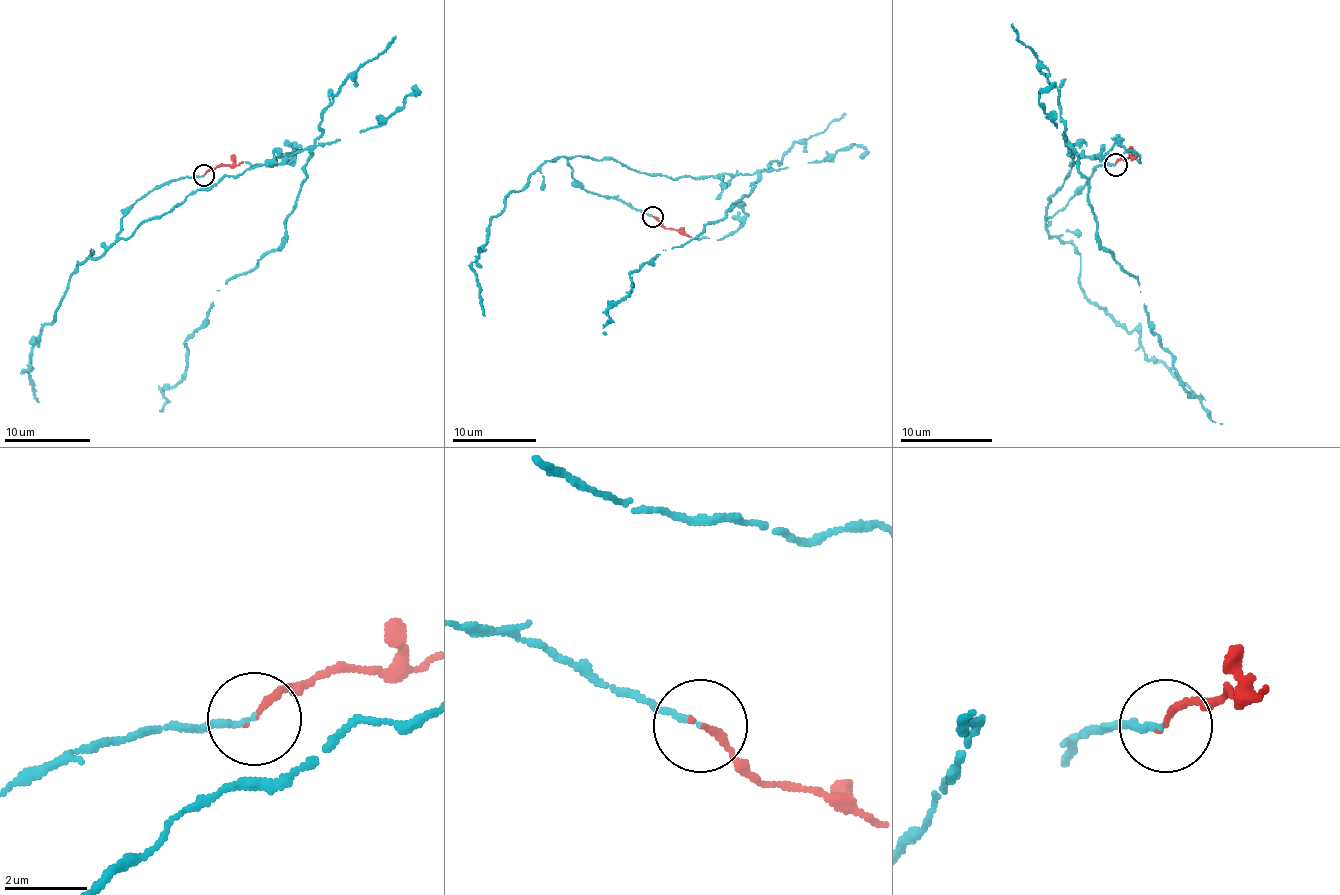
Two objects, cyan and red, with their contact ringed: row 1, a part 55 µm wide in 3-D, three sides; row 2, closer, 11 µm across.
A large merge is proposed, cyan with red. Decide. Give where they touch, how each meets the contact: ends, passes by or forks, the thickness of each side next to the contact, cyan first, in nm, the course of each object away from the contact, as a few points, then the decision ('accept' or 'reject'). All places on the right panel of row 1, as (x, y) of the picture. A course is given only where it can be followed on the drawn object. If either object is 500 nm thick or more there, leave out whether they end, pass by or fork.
place (1115, 164); cyan ends; red ends; calibres 130 and 150 nm; course cyan (1116, 165), (1100, 164), (1044, 215), (1074, 164), (1068, 142), (1098, 244), (1138, 279), (1178, 383), (1222, 424); course red (1116, 165), (1138, 155); accept

